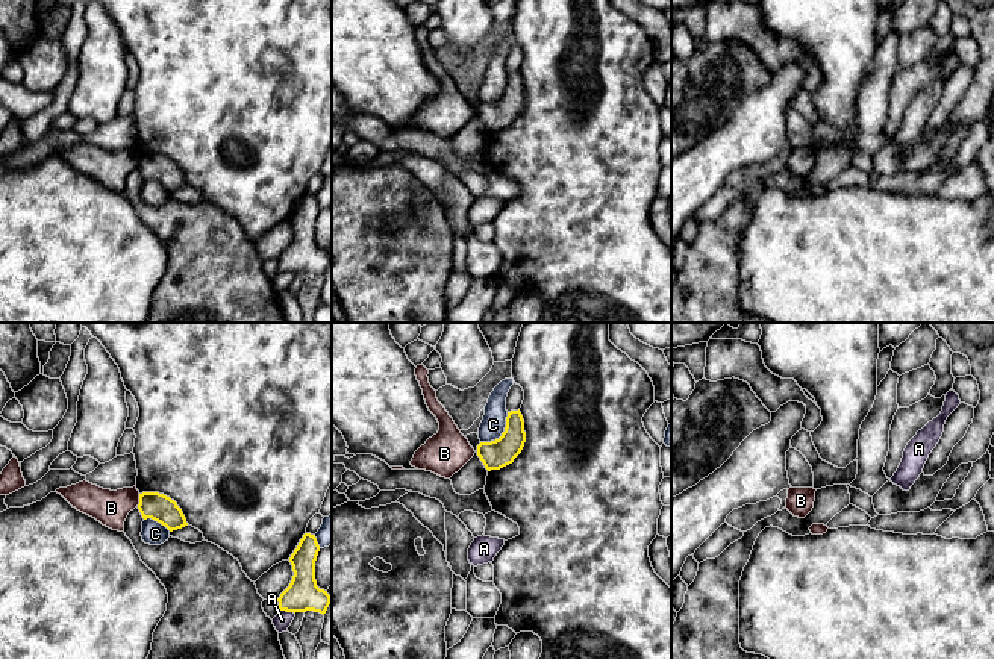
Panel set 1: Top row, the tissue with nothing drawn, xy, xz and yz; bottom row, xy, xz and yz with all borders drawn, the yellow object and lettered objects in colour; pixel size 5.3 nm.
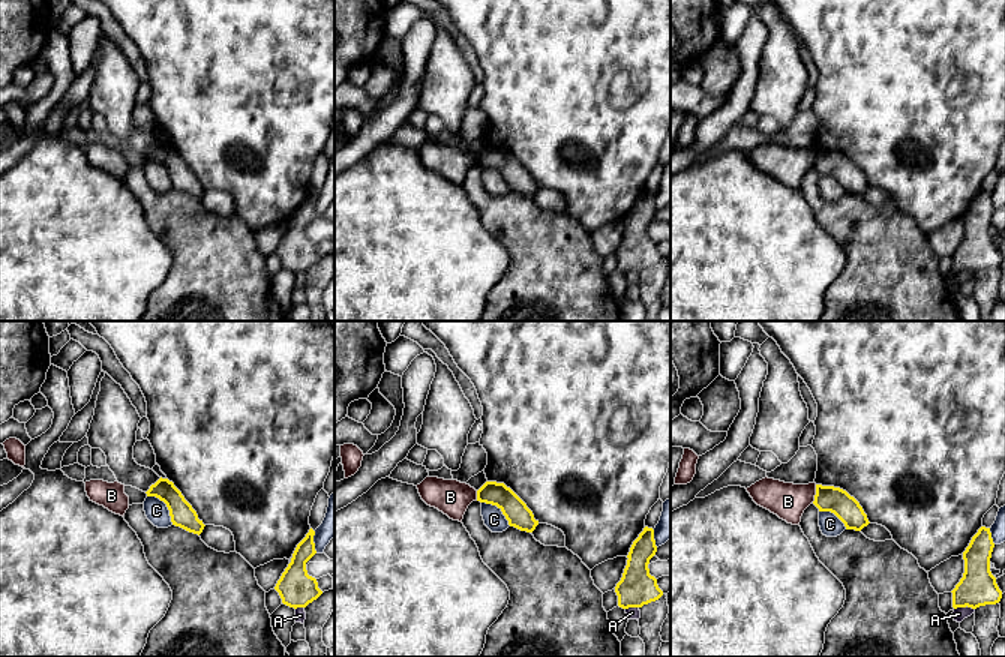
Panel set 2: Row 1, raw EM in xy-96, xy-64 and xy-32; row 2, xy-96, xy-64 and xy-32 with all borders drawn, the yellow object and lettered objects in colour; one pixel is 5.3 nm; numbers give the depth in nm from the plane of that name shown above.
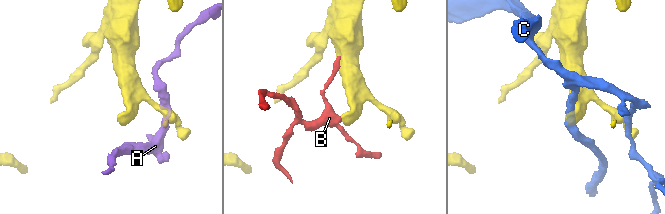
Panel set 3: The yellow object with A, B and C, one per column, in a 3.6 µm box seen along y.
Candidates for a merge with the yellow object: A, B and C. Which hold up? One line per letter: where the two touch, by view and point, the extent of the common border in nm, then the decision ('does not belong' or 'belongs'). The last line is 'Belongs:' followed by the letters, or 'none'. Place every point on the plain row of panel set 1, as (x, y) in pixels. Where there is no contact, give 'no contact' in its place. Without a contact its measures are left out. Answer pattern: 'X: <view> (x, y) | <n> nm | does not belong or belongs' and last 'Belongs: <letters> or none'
A: xy (287, 271) | 90 nm | does not belong
B: xy (140, 161) | 70 nm | does not belong
C: xz (502, 94) | 220 nm | does not belong
Belongs: none

